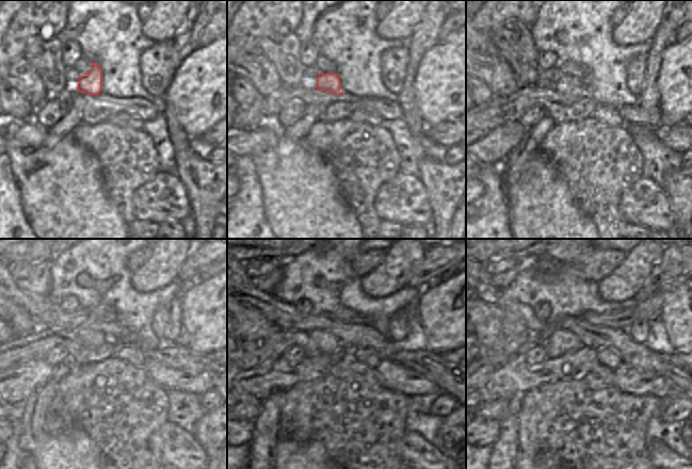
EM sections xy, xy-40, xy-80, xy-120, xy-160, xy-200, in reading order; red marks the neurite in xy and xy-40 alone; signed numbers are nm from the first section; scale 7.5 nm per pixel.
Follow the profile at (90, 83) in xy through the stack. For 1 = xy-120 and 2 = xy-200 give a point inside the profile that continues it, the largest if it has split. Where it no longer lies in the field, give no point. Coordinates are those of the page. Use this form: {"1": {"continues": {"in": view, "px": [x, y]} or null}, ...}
{"1": {"continues": {"in": "xy-120", "px": [89, 337]}}, "2": {"continues": {"in": "xy-200", "px": [561, 341]}}}

